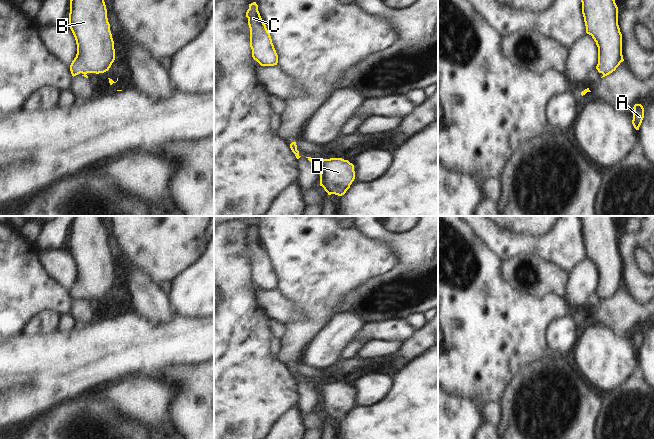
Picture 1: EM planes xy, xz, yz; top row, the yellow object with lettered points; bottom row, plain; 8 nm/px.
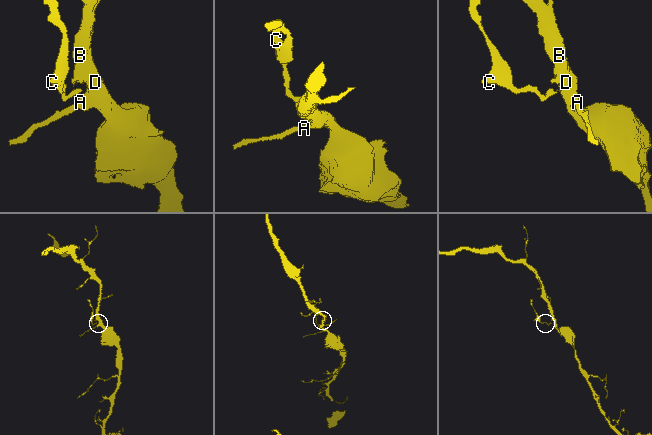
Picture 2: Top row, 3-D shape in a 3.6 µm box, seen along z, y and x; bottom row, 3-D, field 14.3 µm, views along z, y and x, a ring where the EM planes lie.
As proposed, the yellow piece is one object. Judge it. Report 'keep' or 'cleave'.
cleave

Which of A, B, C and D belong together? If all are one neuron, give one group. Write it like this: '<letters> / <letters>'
A B D / C

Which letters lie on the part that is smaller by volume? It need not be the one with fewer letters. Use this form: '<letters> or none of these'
C.

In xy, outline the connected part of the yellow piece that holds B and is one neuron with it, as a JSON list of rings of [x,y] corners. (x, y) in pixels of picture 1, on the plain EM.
[[[102,216],[74,217],[70,224],[69,250],[77,268],[77,278],[70,289],[72,300],[108,295],[115,284],[115,273]]]

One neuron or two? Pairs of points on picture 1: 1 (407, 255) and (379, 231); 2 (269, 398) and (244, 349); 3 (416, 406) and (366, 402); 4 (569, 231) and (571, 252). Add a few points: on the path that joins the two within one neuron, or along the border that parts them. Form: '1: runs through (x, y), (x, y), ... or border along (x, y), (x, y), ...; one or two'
1: runs through (401, 248), (390, 237), (386, 236); one
2: runs through (257, 386), (244, 373), (244, 361); one
3: border along (391, 385), (379, 401), (359, 407); two
4: runs through (571, 236), (571, 247); one

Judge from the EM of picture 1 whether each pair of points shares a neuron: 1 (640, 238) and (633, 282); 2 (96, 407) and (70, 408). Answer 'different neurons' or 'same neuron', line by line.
1: same neuron
2: same neuron

